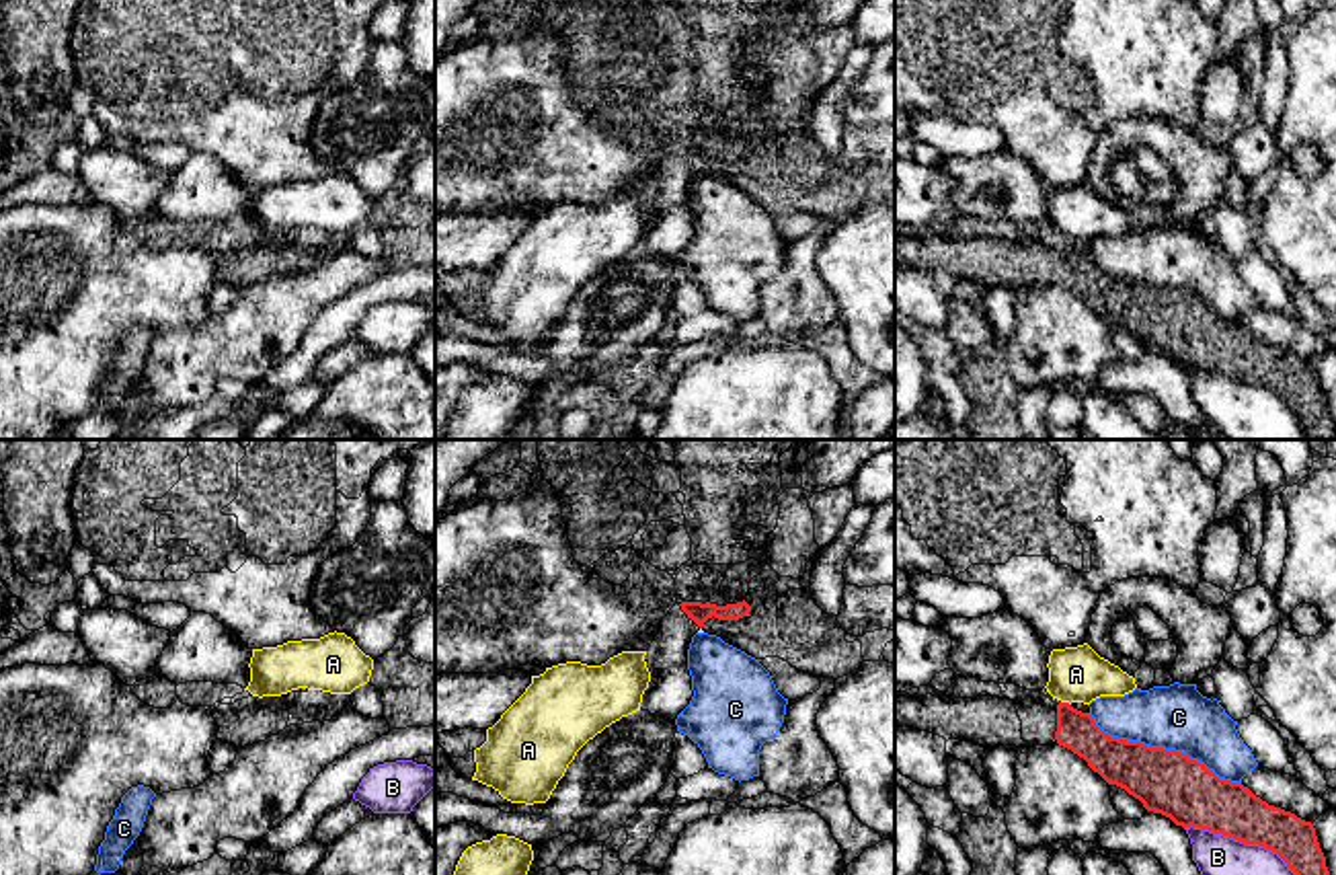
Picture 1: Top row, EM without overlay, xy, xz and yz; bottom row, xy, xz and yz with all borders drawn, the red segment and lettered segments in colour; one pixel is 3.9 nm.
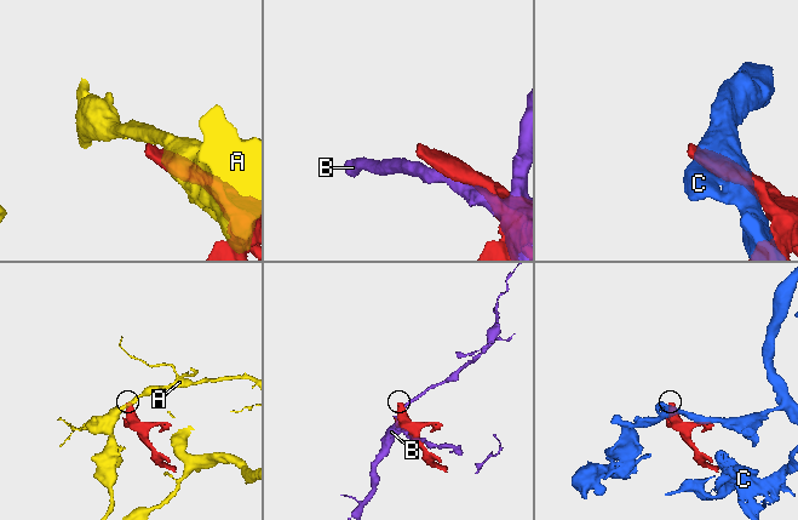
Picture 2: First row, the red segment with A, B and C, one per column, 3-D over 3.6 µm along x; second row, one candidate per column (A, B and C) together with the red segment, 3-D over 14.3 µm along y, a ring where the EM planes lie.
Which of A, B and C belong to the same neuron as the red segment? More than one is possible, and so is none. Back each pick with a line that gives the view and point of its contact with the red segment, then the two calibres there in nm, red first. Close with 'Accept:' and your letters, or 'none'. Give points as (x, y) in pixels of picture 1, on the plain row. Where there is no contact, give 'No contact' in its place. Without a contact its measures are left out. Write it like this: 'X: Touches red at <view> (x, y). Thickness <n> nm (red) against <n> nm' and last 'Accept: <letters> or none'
Accept: none

